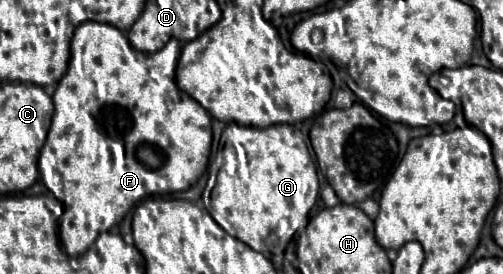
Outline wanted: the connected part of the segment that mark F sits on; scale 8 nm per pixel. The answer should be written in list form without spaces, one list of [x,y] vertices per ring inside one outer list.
[[[89,20],[89,22],[83,22],[81,26],[75,28],[75,36],[71,40],[69,70],[61,78],[61,82],[59,82],[59,86],[57,86],[57,90],[55,90],[52,96],[54,113],[51,120],[51,128],[48,130],[47,138],[38,161],[38,169],[43,184],[63,206],[63,214],[59,218],[59,238],[62,247],[65,248],[65,252],[69,256],[81,256],[83,252],[87,252],[95,244],[95,240],[97,240],[97,236],[101,232],[107,232],[111,226],[119,224],[123,220],[123,216],[141,200],[147,198],[147,196],[183,192],[189,186],[193,186],[203,176],[203,172],[206,172],[212,143],[212,118],[209,112],[205,112],[205,108],[201,108],[201,104],[197,104],[197,100],[193,100],[187,94],[181,94],[179,88],[177,88],[177,84],[175,84],[175,66],[177,66],[177,60],[179,60],[179,50],[181,50],[179,40],[169,40],[169,44],[165,44],[165,48],[161,48],[155,54],[139,52],[139,50],[135,50],[129,44],[129,40],[125,38],[125,34],[121,30],[117,30],[115,26],[111,26],[111,24],[101,24],[101,22],[91,22]]]

